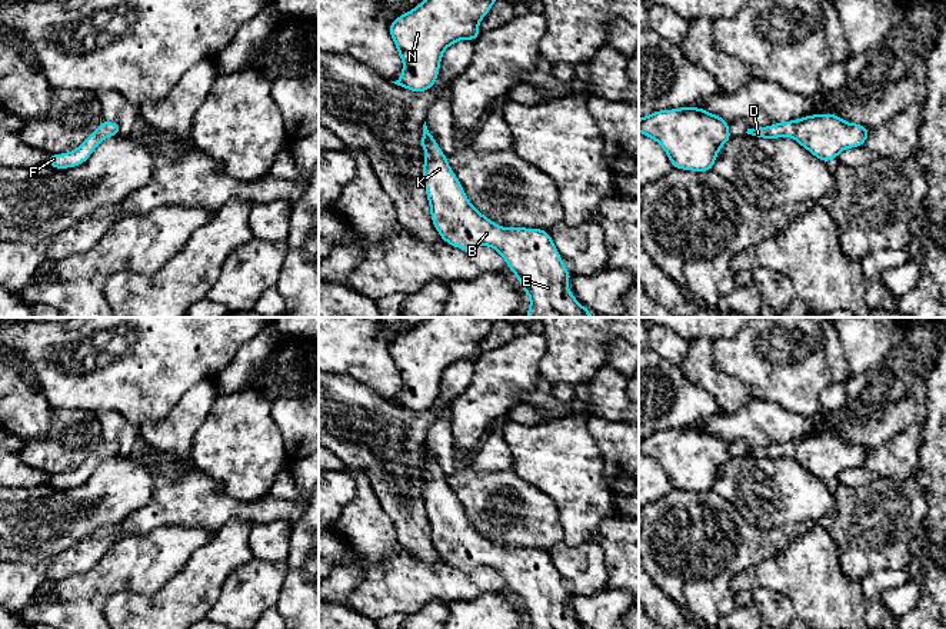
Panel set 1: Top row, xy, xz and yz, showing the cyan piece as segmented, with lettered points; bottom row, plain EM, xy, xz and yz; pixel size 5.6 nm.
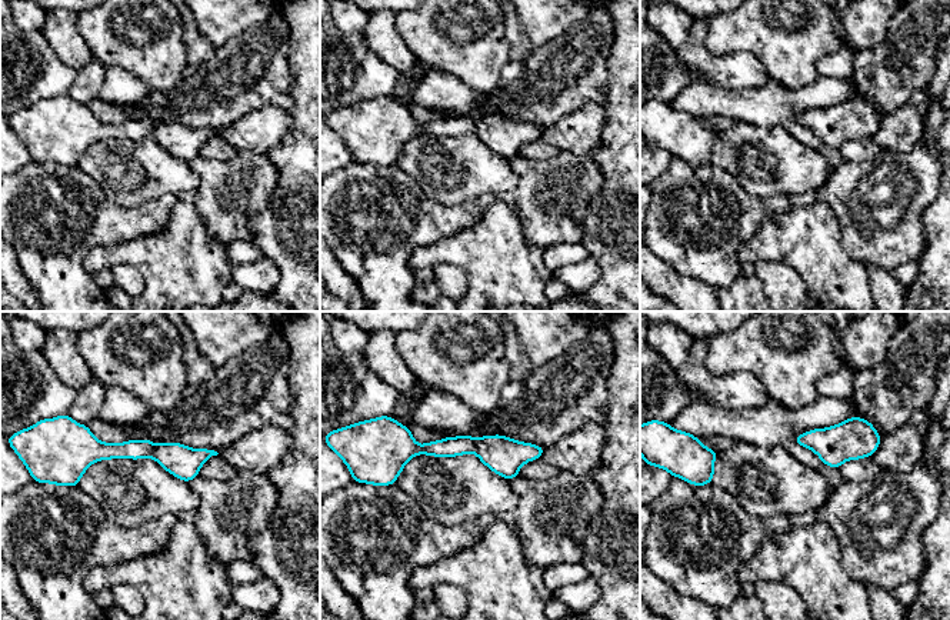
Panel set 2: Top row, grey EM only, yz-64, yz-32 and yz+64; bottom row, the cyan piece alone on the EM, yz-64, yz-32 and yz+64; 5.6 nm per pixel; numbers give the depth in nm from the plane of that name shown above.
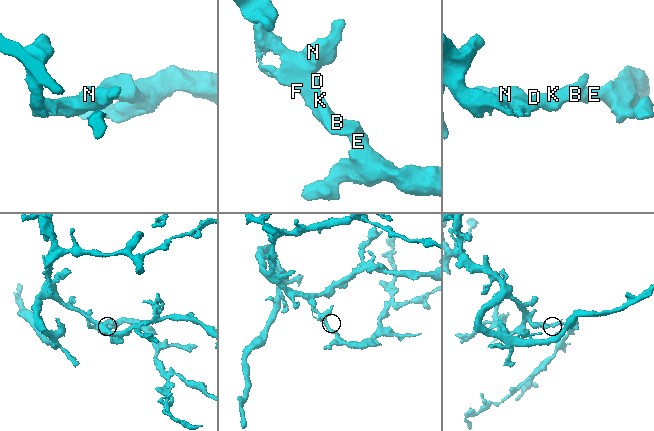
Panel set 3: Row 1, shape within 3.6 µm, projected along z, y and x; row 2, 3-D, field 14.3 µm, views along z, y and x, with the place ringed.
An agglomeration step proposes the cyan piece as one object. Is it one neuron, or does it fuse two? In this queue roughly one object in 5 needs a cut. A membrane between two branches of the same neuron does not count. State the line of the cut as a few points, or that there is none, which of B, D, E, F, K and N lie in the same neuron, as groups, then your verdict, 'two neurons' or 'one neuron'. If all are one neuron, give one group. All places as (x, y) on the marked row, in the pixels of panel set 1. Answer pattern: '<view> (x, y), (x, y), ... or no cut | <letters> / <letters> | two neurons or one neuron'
no cut | B D E F K N | one neuron

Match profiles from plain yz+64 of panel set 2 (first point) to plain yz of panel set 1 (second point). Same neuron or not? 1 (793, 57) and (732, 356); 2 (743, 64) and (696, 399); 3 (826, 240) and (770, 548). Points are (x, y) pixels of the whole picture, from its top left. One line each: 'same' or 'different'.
1: same
2: different
3: different

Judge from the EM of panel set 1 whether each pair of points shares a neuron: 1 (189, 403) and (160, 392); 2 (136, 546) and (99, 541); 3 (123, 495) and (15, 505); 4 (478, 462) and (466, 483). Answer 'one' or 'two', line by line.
1: two
2: two
3: one
4: two

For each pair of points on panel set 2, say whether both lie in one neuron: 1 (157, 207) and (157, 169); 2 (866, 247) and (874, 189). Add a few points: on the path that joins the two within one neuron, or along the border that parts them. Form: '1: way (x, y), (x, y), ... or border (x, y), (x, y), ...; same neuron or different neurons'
1: border (176, 194), (164, 194), (140, 206), (124, 209); different neurons
2: way (873, 233), (874, 203); same neuron

